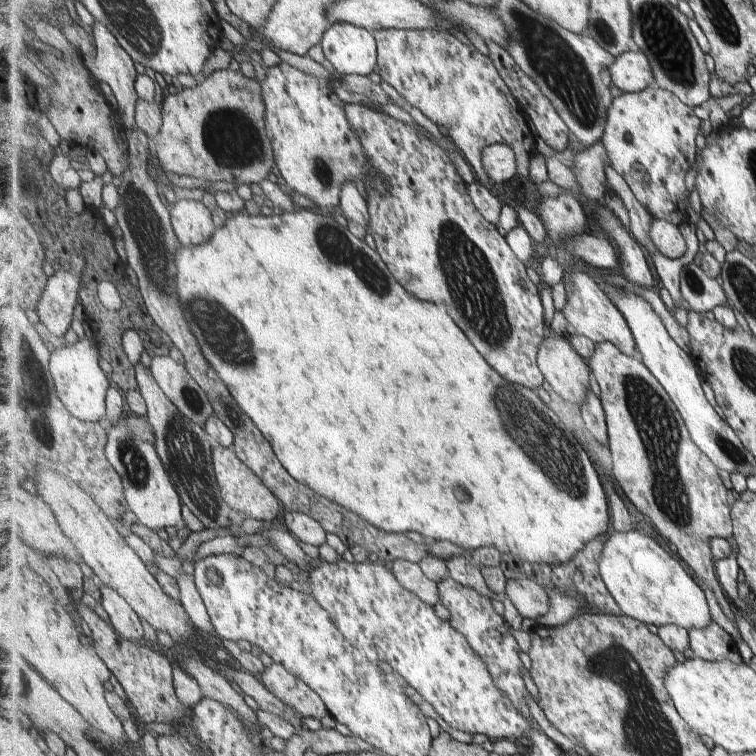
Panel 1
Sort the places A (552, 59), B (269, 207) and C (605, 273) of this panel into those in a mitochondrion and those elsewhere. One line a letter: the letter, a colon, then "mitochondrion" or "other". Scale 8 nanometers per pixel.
A: mitochondrion
B: other
C: other

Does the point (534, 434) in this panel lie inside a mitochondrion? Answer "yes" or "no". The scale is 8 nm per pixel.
yes

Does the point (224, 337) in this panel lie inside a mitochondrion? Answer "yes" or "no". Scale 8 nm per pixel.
yes

